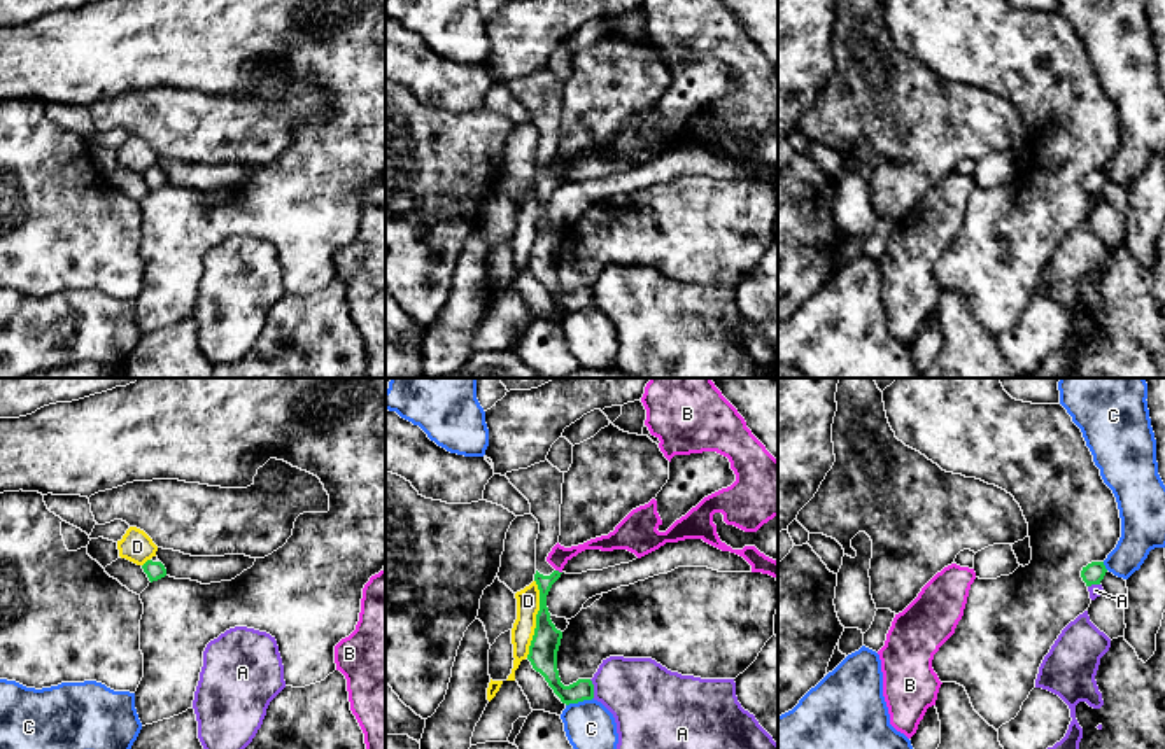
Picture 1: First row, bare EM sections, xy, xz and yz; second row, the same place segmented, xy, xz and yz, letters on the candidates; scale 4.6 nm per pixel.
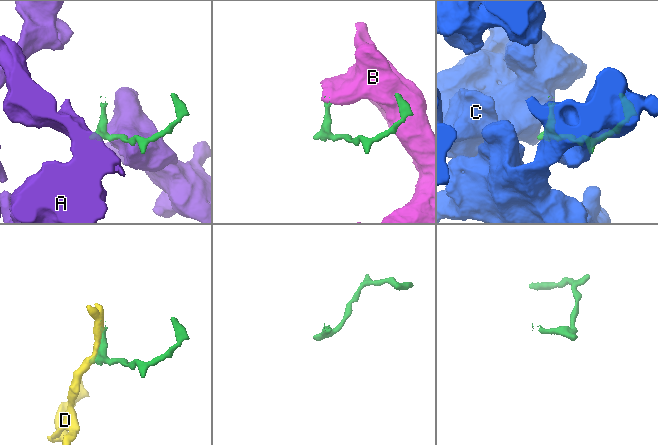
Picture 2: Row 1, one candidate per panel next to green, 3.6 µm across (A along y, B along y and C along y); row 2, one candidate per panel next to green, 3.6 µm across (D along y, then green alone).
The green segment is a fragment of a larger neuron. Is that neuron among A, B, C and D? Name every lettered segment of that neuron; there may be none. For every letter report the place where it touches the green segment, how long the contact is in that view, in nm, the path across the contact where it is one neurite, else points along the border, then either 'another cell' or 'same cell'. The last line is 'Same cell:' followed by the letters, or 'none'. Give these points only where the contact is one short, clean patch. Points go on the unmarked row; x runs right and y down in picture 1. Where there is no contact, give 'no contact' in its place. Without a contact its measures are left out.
A: xz (593, 296) | 90 nm | another cell
B: xz (557, 179) | 40 nm | along xz (556, 177), (561, 181) | another cell
C: xz (578, 308) | 130 nm | another cell
D: xz (536, 226) | 360 nm | another cell
Same cell: none

